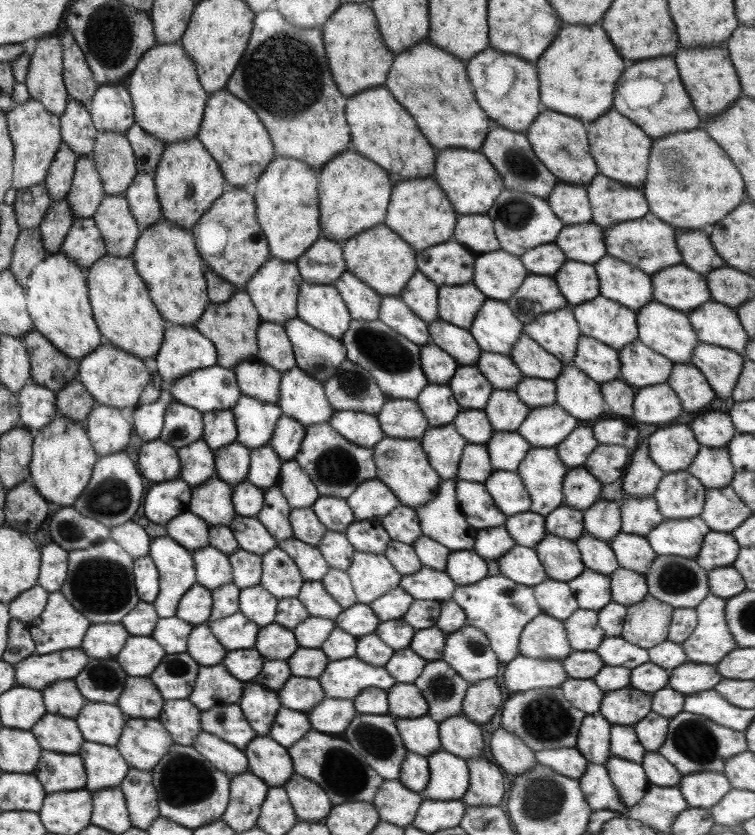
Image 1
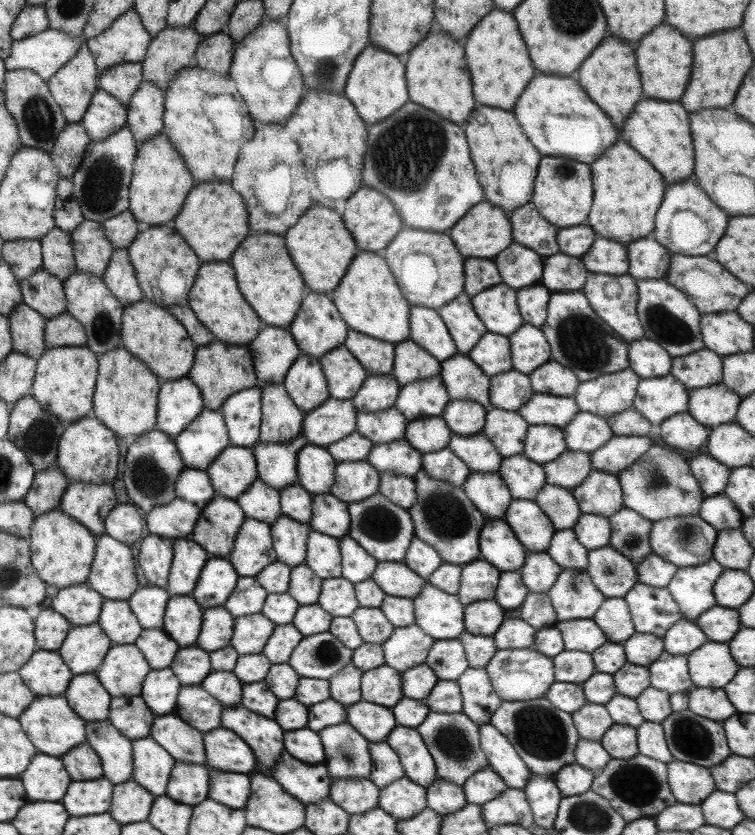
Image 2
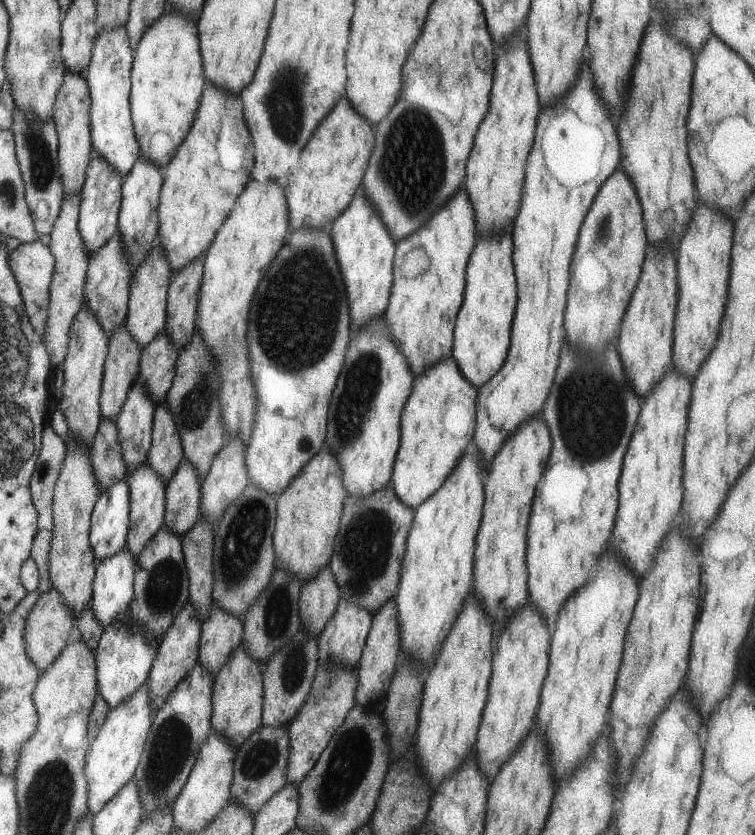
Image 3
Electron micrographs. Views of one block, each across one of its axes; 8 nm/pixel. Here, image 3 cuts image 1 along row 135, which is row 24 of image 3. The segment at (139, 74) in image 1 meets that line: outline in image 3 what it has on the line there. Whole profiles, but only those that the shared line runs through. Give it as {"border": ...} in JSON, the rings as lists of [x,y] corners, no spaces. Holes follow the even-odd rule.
{"border":[[[167,8],[151,26],[147,26],[147,30],[143,32],[135,46],[135,54],[132,54],[128,101],[135,140],[139,144],[140,156],[153,162],[160,170],[165,164],[169,164],[171,158],[175,156],[176,146],[179,146],[187,136],[205,84],[197,32],[194,20],[187,18],[185,14],[171,12]]]}

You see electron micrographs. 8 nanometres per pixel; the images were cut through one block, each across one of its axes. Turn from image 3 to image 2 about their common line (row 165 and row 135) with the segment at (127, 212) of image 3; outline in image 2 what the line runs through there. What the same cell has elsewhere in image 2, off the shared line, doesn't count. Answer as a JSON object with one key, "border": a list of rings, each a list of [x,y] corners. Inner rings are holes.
{"border":[[[142,81],[127,105],[126,126],[136,143],[157,135],[163,128],[164,92],[151,82]]]}

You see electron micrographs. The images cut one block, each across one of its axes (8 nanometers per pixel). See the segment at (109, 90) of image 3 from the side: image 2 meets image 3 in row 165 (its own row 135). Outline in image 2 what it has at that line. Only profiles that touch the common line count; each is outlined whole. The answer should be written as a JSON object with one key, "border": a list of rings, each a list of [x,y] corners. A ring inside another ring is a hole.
{"border":[[[127,126],[111,133],[101,141],[91,141],[71,176],[73,197],[85,220],[102,223],[104,220],[128,210],[129,182],[137,143]]]}

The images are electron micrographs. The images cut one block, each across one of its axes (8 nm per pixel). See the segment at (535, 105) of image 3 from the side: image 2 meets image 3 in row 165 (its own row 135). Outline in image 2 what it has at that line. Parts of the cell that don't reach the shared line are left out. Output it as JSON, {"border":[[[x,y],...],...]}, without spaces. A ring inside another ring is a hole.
{"border":[[[475,103],[463,132],[467,136],[469,156],[485,200],[503,209],[505,214],[527,204],[531,200],[531,188],[542,155],[527,142],[513,114]]]}

